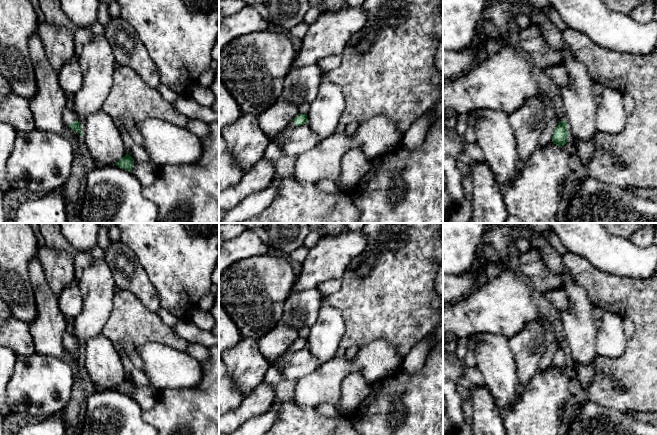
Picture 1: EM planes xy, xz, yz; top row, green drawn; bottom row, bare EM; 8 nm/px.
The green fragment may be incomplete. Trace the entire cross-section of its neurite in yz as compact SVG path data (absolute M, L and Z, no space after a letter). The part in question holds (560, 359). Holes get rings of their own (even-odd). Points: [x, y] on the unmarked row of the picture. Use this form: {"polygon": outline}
{"polygon": "M565 344L558 347L553 356L552 365L558 370L563 370L568 366L568 348Z"}

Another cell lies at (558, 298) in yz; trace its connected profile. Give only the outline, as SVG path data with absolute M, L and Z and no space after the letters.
M559 287L556 290L549 291L545 294L545 299L559 312L569 307L569 299L565 289Z

